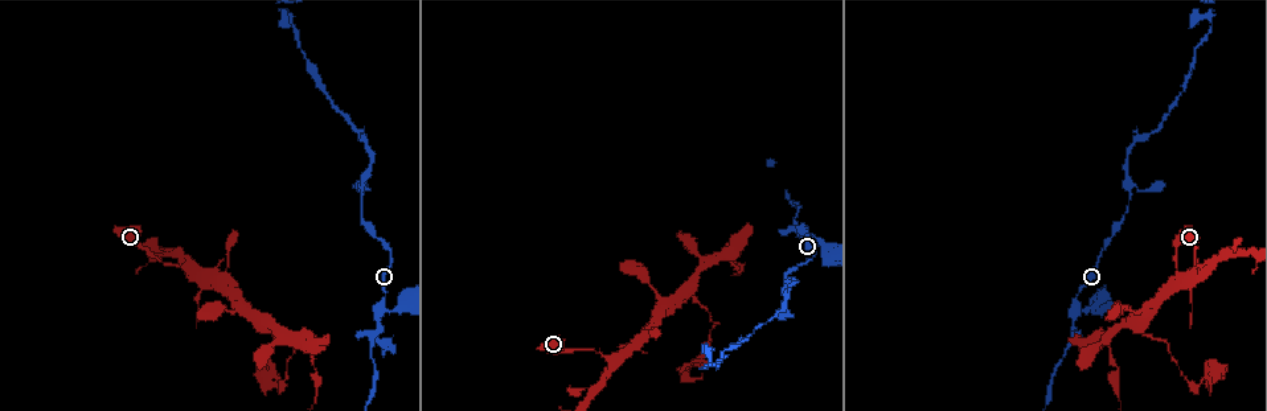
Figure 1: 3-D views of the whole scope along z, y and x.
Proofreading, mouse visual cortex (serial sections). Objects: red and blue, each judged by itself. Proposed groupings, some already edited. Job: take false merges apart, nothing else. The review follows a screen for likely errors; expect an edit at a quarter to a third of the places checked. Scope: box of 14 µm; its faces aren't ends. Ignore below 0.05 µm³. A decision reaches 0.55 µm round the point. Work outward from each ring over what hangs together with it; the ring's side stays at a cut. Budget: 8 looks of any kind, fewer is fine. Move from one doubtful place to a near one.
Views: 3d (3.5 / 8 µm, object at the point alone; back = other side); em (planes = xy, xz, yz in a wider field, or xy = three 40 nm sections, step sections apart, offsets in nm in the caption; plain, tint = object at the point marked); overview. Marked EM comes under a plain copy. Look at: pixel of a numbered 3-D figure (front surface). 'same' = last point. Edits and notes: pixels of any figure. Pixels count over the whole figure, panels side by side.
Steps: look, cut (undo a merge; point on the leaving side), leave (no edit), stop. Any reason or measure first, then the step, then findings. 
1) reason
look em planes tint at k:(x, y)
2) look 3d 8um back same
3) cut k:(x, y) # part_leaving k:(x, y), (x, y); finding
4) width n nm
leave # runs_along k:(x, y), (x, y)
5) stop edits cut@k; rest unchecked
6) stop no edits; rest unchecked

sudden change in width
look 3d 3.5um at 1:(805, 232)

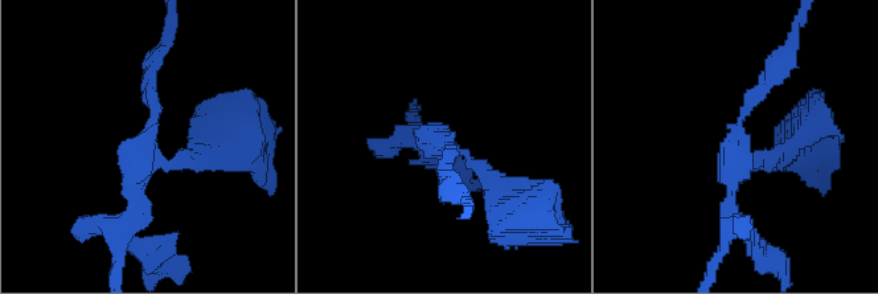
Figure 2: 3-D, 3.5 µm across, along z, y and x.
arms 3; arm_widths 150, 200, 200 nm; need the tissue
look em xy step 5 tint at 2:(440, 141)

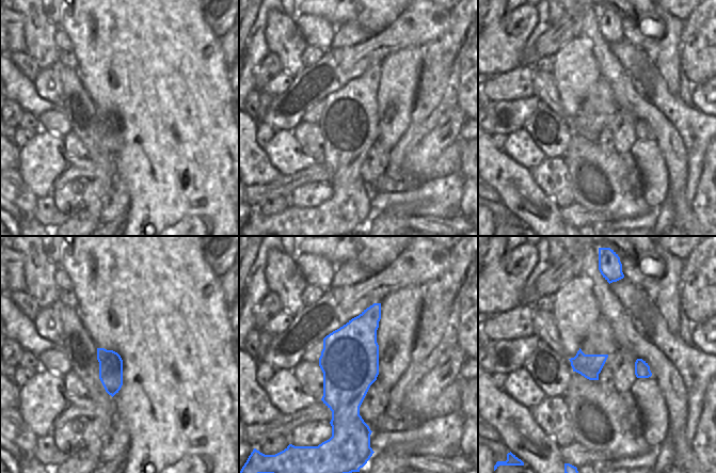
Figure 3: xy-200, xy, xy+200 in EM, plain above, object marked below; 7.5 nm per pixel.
leave # runs_along 2:(151, 72), (143, 148), (167, 162), (212, 154); continuous, no second cell

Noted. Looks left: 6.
look 3d 3.5um at 1:(784, 287)

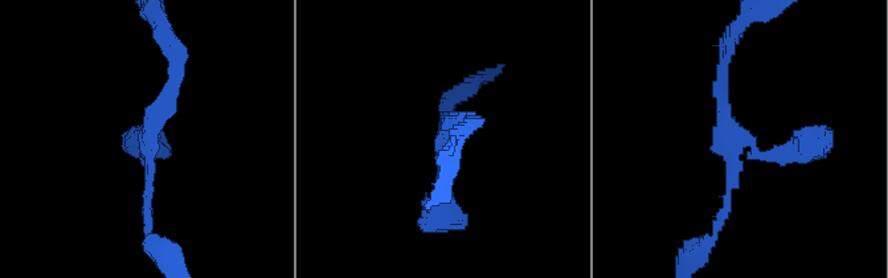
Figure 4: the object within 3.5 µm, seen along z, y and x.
arms 3; arm_widths 150, 150, 200 nm
look em planes tint at 4:(444, 131)

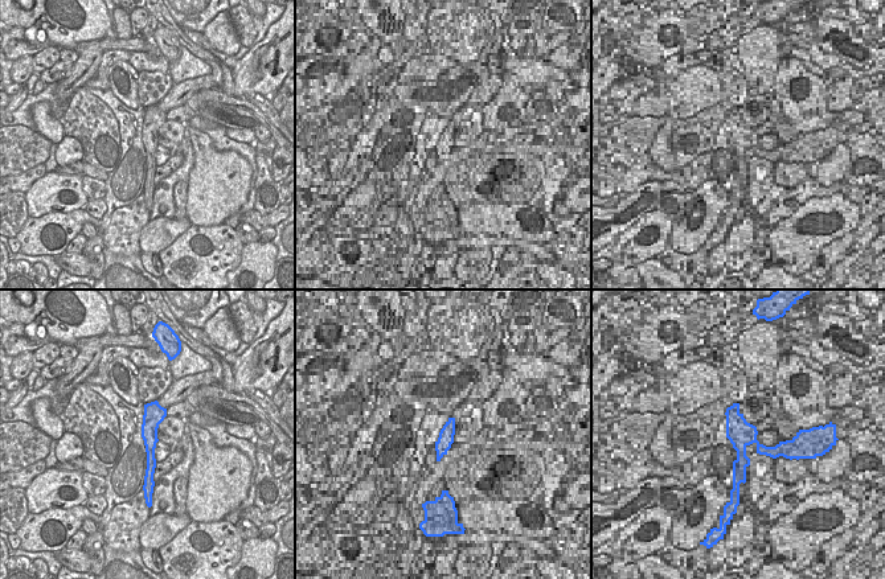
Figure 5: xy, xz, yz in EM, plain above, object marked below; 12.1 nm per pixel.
cut it another way
look em xy step 2 tint same

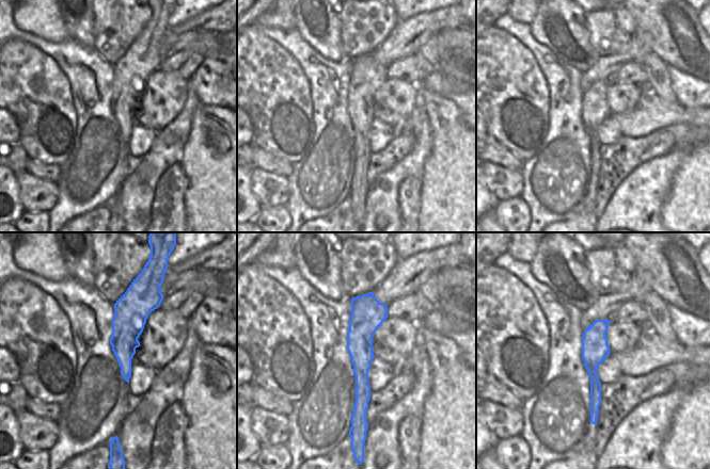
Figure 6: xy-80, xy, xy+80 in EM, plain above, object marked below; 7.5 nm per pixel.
leave # runs_along 4:(148, 240), (148, 154), (172, 73); continuous, no second cell

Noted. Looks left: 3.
three-way junction
look 3d 3.5um at 1:(1203, 266)

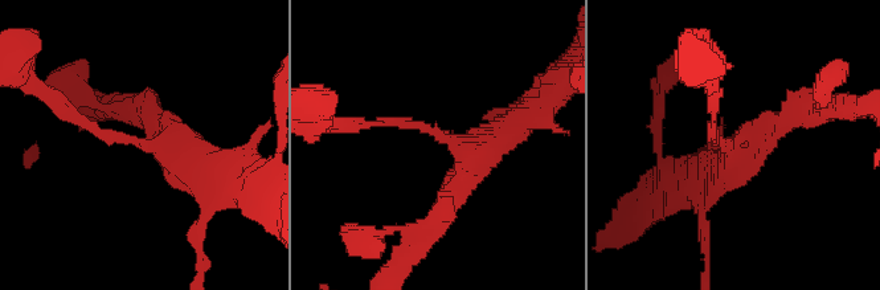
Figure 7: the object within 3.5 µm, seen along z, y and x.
look em xy step 2 tint at 7:(728, 144)

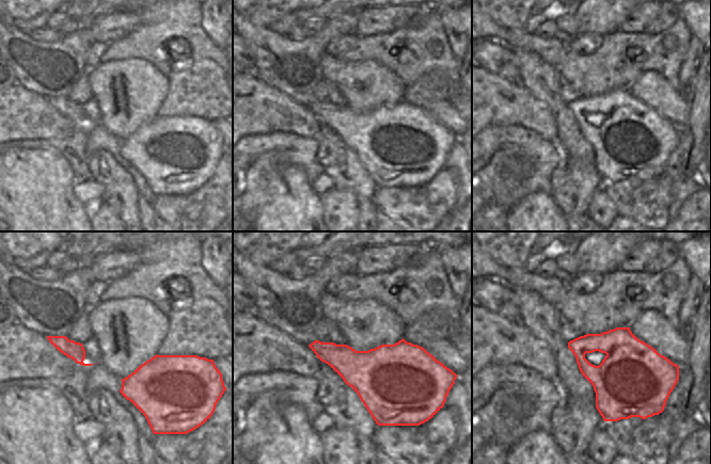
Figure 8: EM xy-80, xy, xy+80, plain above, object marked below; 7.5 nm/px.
arm_widths 100, 300, 400 nm
leave # runs_along 7:(73, 115), (222, 176); continuous, no second cell

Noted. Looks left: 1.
stop no edits; rest unchecked

